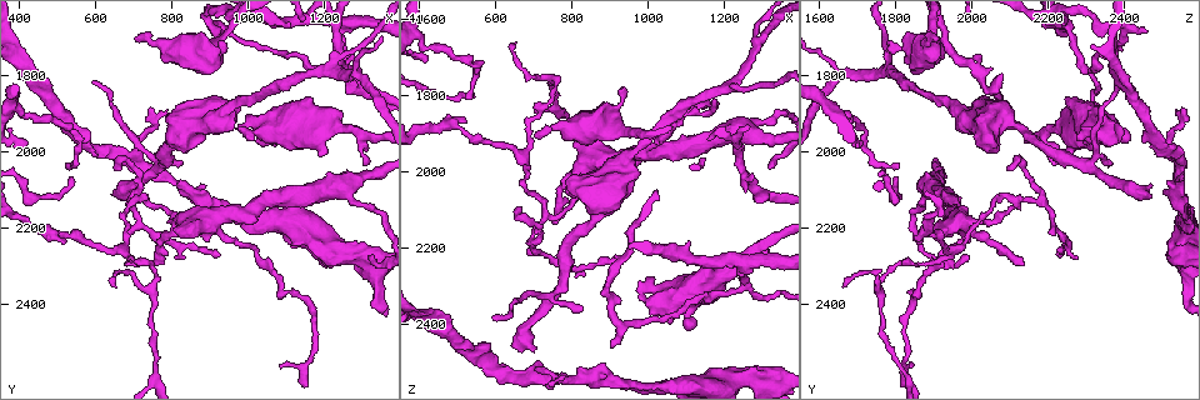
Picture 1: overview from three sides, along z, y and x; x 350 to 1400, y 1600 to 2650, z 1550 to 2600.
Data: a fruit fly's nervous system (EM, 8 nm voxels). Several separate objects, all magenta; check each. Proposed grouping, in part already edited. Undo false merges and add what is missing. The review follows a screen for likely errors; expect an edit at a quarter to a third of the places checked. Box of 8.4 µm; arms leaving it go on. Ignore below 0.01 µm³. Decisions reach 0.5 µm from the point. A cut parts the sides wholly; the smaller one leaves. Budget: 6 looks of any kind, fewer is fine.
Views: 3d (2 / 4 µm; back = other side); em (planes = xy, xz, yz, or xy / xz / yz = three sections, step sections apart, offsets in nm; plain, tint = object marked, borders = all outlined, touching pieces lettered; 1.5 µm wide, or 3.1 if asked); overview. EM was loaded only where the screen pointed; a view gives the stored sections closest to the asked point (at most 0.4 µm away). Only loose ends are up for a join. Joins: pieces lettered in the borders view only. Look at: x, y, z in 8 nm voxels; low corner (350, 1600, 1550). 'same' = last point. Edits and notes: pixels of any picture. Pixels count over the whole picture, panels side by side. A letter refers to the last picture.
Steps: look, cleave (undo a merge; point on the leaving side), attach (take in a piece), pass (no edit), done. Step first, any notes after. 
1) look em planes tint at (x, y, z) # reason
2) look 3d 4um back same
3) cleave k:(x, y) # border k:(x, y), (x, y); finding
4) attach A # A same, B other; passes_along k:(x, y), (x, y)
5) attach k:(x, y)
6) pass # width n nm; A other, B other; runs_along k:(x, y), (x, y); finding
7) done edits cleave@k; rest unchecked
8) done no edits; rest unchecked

look em planes borders at (900, 1680, 2450) # thin end

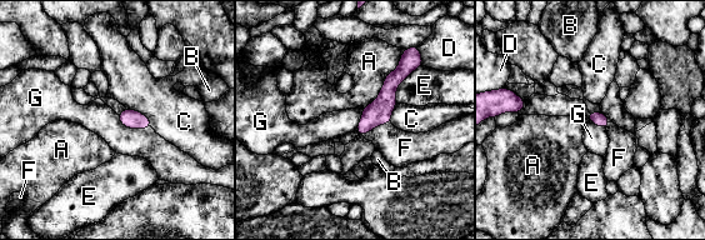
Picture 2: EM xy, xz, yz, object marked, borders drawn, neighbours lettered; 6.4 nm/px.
attach F # width 80 nm; A other, B other, C other, D other, E other, F same, G other; passes_along 2:(379, 111), (376, 125), (399, 148); it goes on there

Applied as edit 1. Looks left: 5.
look overview # redraw

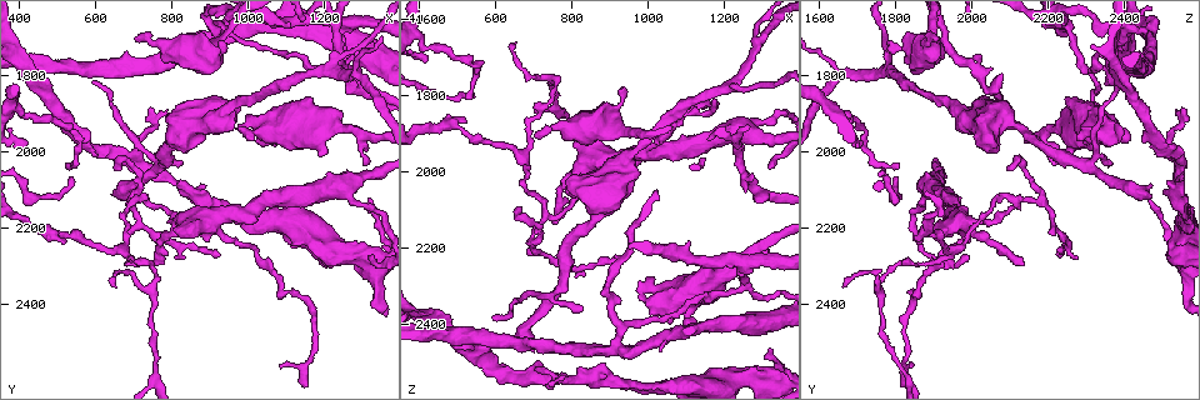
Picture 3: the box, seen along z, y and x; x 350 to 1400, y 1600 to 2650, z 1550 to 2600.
look em xy step 4 borders at (1310, 2030, 2215) # branch stops here

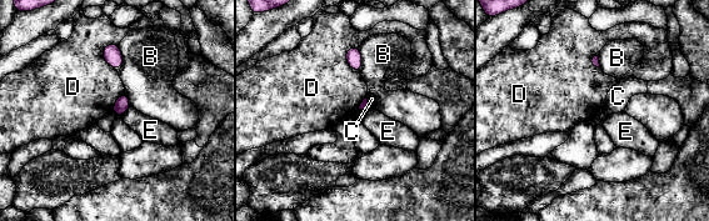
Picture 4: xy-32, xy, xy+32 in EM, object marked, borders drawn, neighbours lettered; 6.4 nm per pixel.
pass # longest_contact D 180 nm; B other, C other, D other, E other; border 4:(350, 46), (346, 63), (359, 71); none of them fits

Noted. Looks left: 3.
look em planes tint at (695, 2285, 1890) # a narrow waist

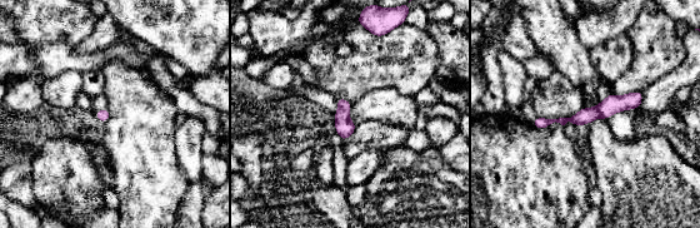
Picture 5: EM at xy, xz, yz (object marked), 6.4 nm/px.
look em planes borders same

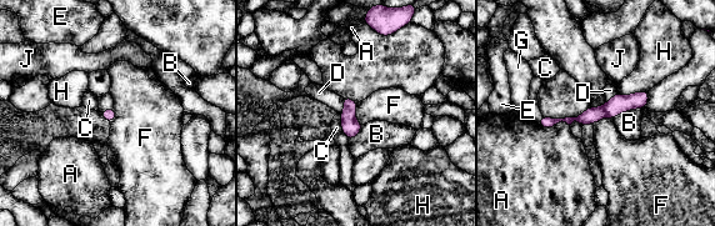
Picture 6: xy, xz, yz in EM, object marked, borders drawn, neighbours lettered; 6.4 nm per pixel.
pass # longest_contact D 200 nm; A other, B other, C other, D other, E other, F other, G other, H other, J other; runs_along 6:(645, 94), (584, 119), (543, 122); all the same neuron

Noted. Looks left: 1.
done edits attach@2; rest unchecked

